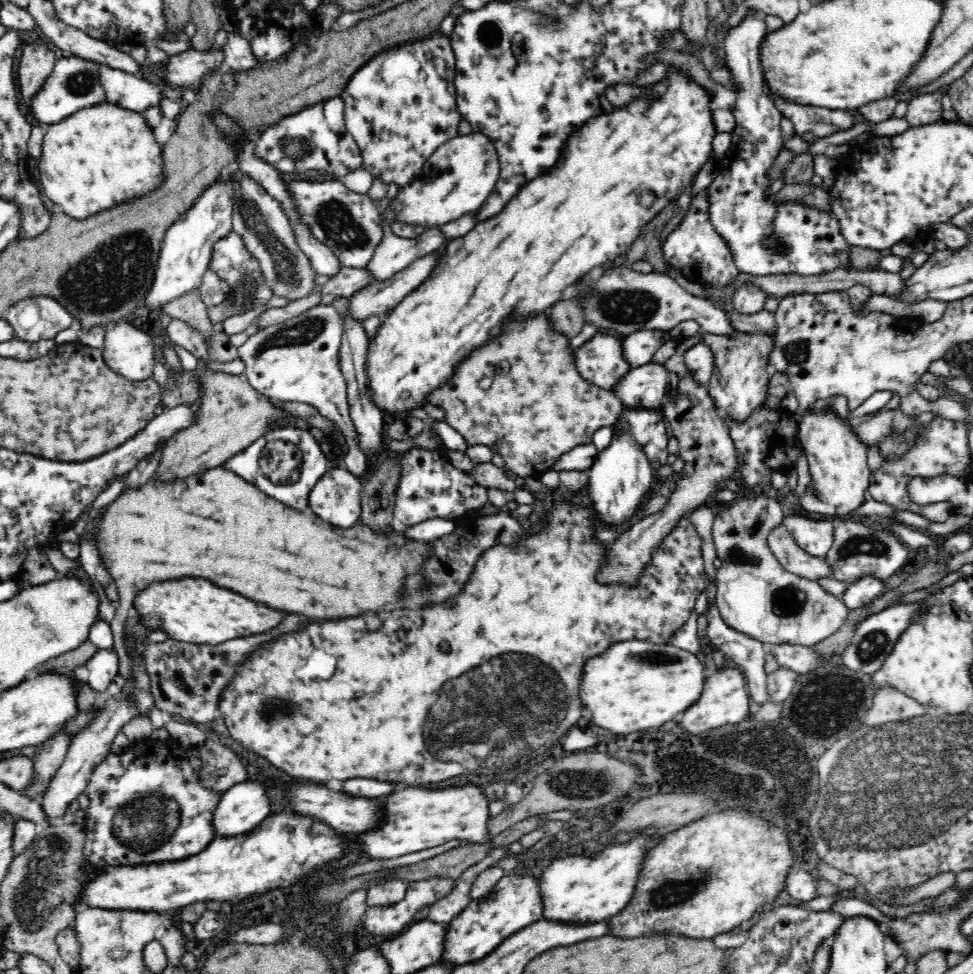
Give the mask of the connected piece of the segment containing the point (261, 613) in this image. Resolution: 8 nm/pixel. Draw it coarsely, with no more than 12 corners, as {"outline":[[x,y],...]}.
{"outline":[[202,578],[154,582],[148,627],[210,646],[280,626],[286,612]]}

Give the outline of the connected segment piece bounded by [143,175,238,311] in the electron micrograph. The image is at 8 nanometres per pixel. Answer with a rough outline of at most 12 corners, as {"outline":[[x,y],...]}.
{"outline":[[234,175],[166,230],[144,305],[198,288],[233,232]]}

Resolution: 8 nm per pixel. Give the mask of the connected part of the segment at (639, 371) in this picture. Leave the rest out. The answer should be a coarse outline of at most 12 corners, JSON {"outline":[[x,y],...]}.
{"outline":[[664,363],[633,367],[614,390],[624,406],[657,410],[675,376]]}

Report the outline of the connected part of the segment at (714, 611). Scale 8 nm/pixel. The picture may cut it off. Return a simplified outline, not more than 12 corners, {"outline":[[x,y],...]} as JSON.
{"outline":[[712,604],[707,636],[746,676],[757,707],[771,702],[766,645],[730,628]]}

